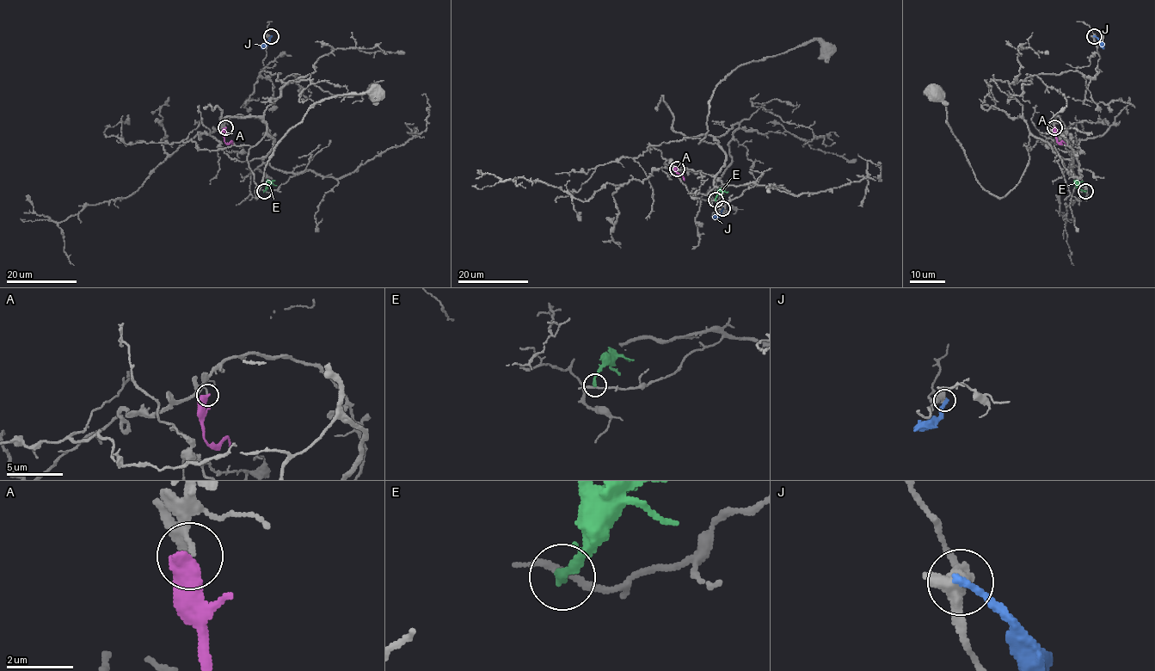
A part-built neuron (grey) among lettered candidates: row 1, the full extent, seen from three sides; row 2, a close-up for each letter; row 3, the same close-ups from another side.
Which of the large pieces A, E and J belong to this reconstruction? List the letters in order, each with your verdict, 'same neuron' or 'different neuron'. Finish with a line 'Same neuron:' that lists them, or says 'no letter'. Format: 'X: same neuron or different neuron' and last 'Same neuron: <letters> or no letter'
A: different neuron
E: different neuron
J: different neuron
Same neuron: no letter

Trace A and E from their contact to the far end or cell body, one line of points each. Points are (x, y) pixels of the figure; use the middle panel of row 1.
A: (677, 169), (675, 170), (684, 180)
E: (715, 200), (722, 191), (728, 192)

